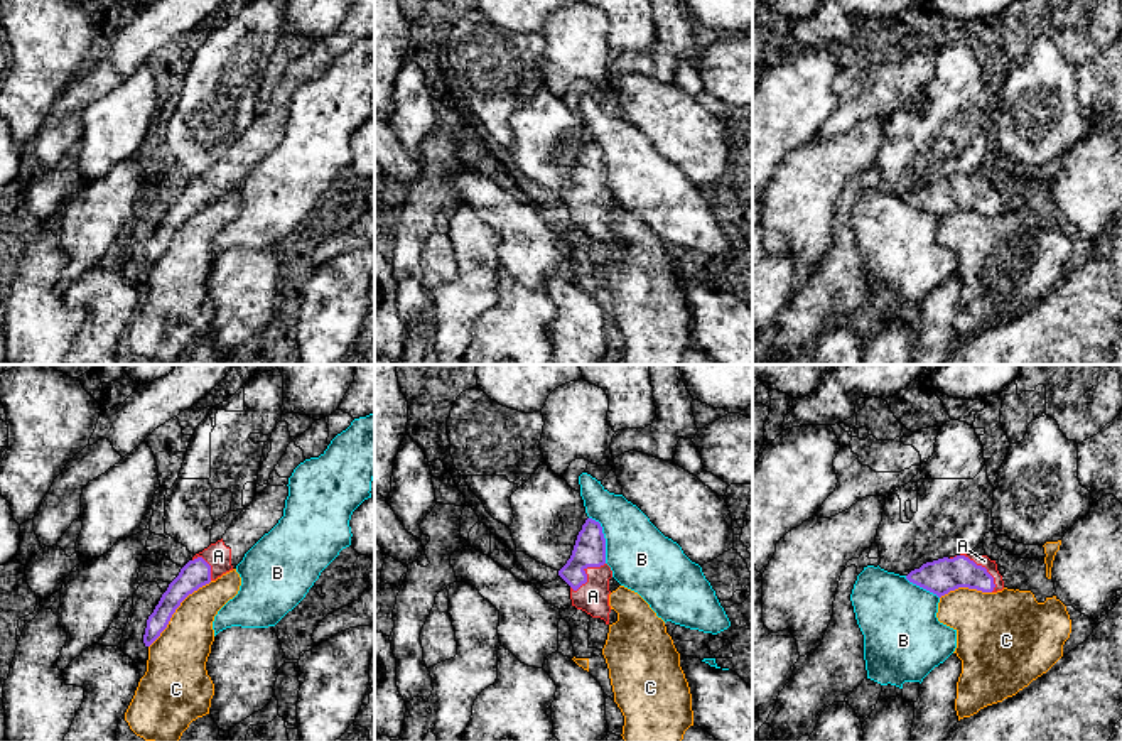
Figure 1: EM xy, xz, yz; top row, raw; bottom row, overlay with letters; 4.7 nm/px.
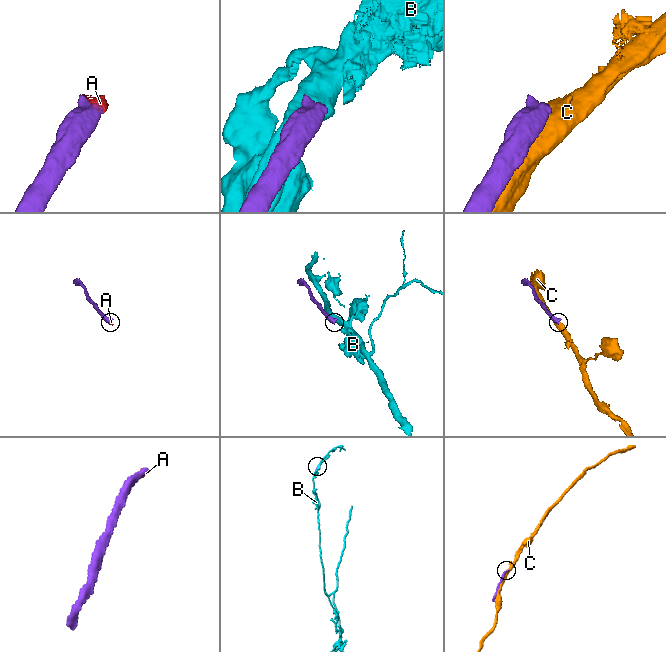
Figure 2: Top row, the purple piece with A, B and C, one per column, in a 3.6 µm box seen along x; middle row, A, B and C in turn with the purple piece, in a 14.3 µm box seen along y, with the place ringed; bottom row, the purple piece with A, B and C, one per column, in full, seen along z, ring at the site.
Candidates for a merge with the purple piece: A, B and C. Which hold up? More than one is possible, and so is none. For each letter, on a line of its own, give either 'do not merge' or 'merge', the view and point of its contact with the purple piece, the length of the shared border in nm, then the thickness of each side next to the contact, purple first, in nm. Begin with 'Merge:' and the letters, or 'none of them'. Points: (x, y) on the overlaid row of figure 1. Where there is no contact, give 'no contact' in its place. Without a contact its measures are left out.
Merge: A
A: merge; meets purple in xz at (586, 574); contact 200 nm long; 160 nm thick on the purple side, 150 nm on the other
B: do not merge; meets purple in xz at (604, 539); contact 240 nm long; 160 nm thick on the purple side, 300 nm on the other
C: do not merge; meets purple in xy at (176, 608); contact 440 nm long; 140 nm thick on the purple side, 280 nm on the other

